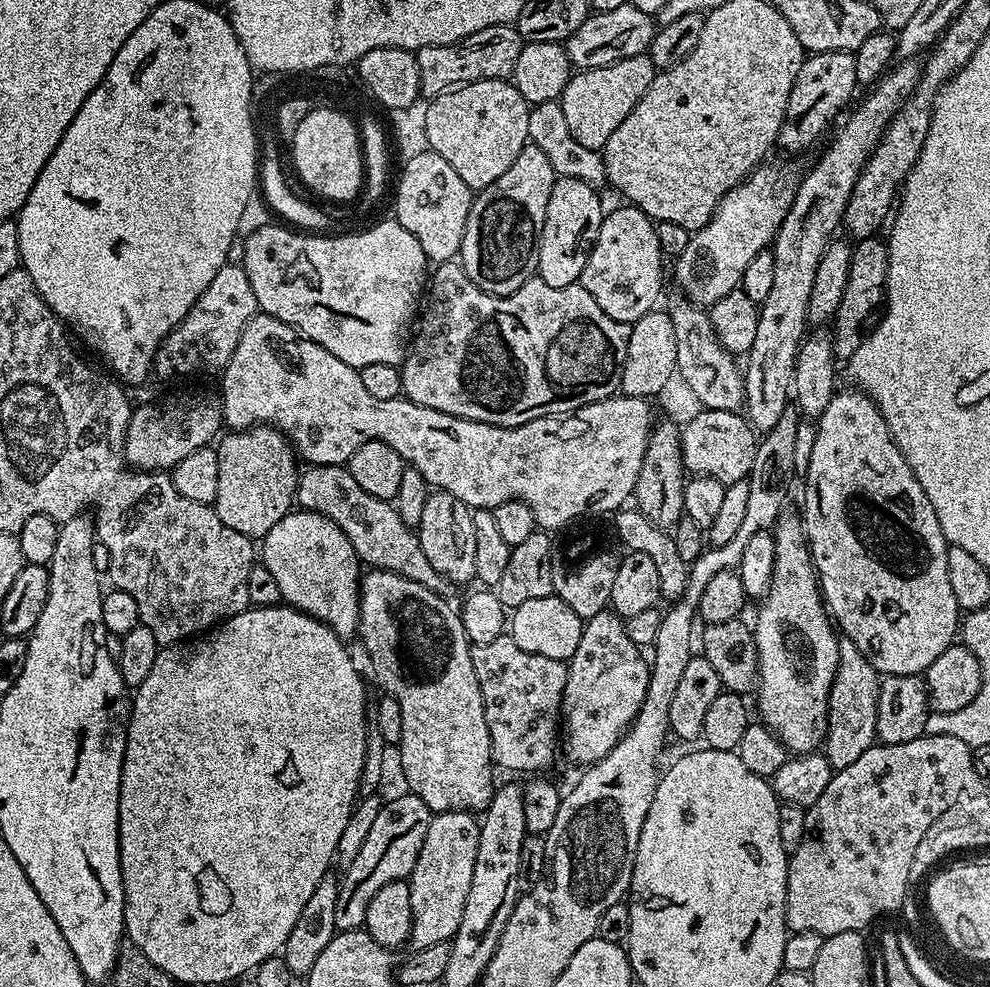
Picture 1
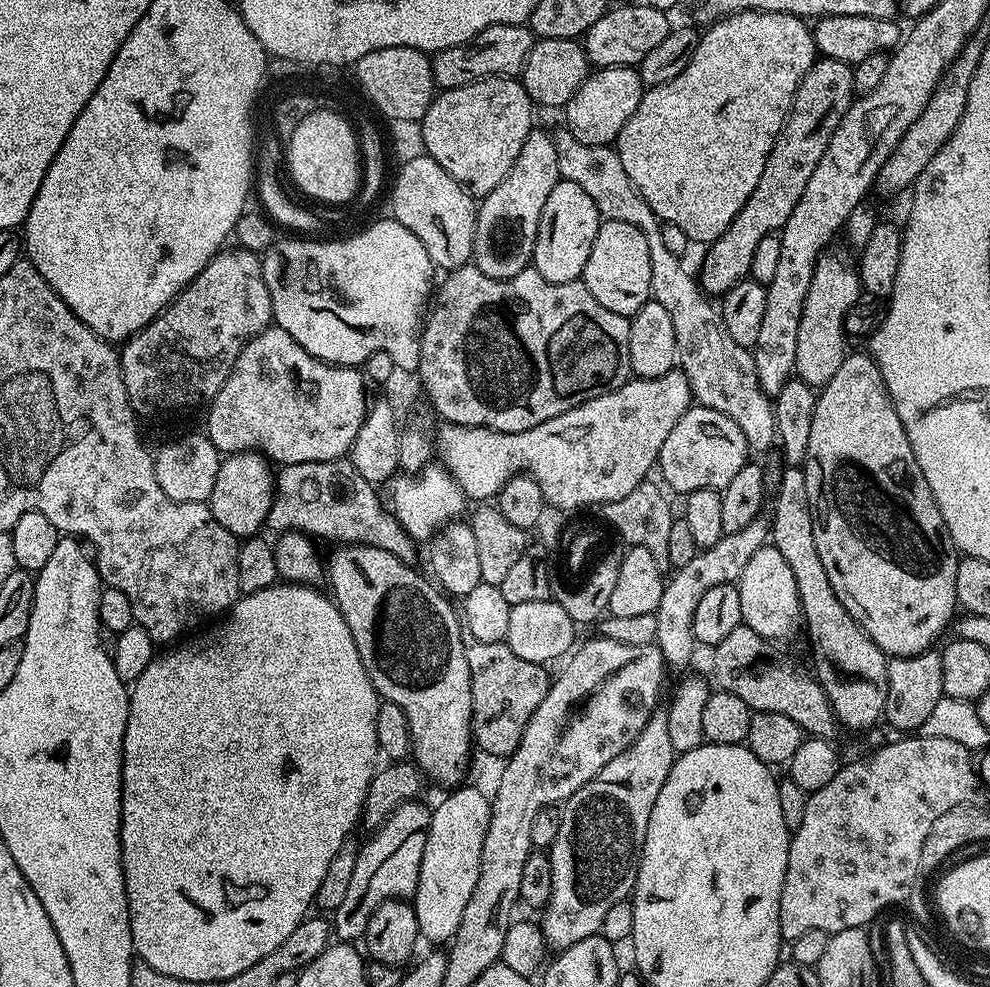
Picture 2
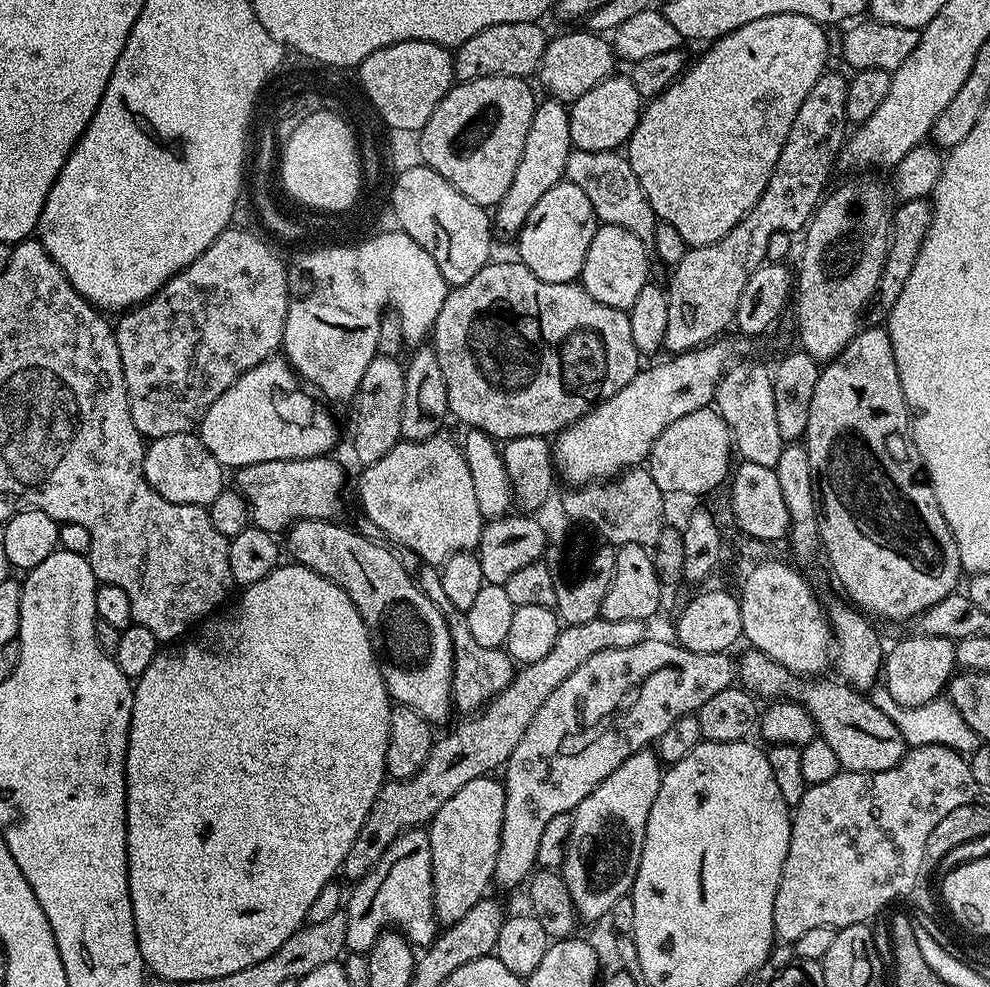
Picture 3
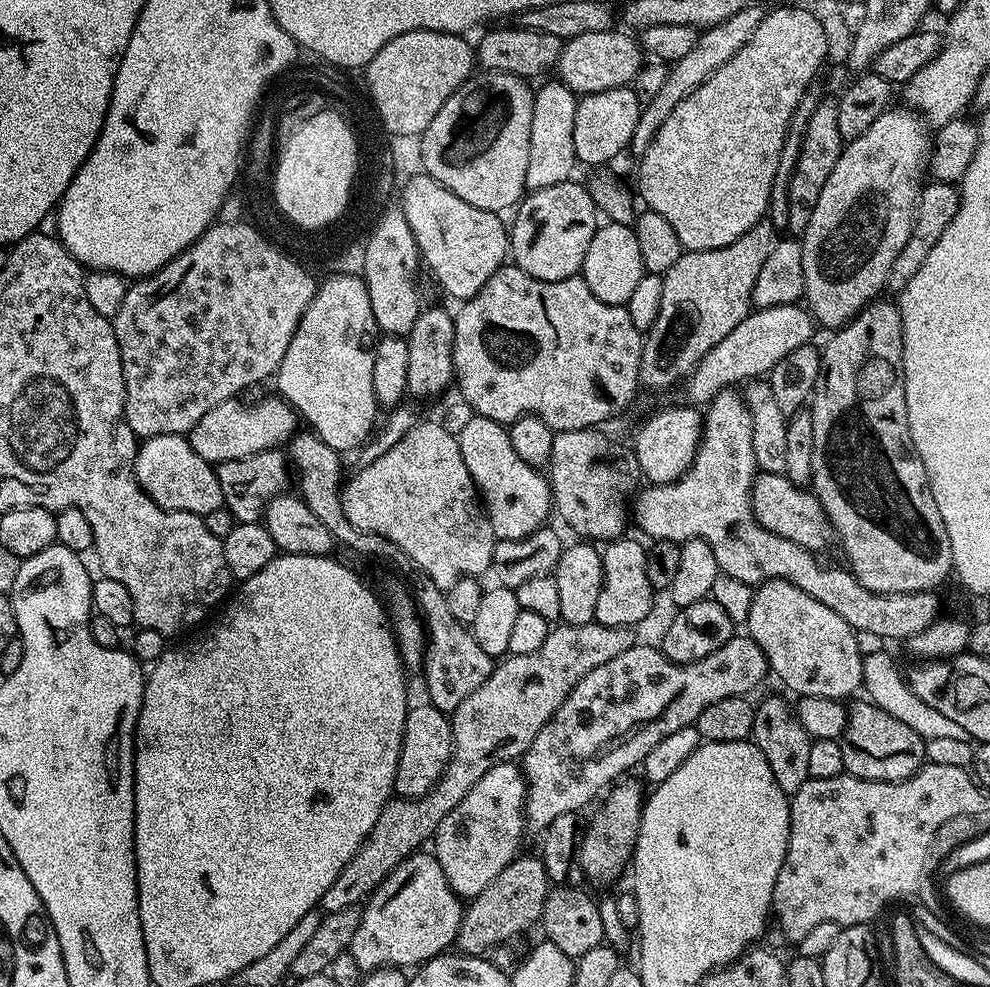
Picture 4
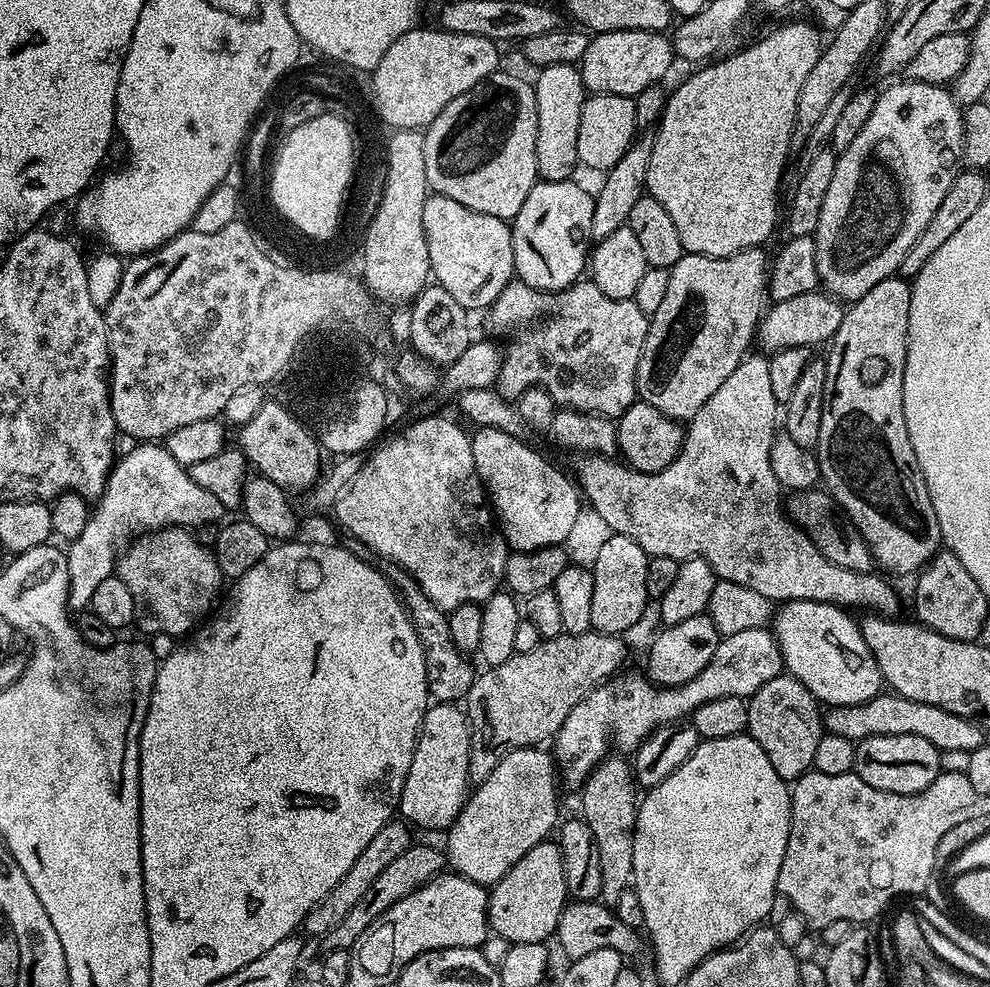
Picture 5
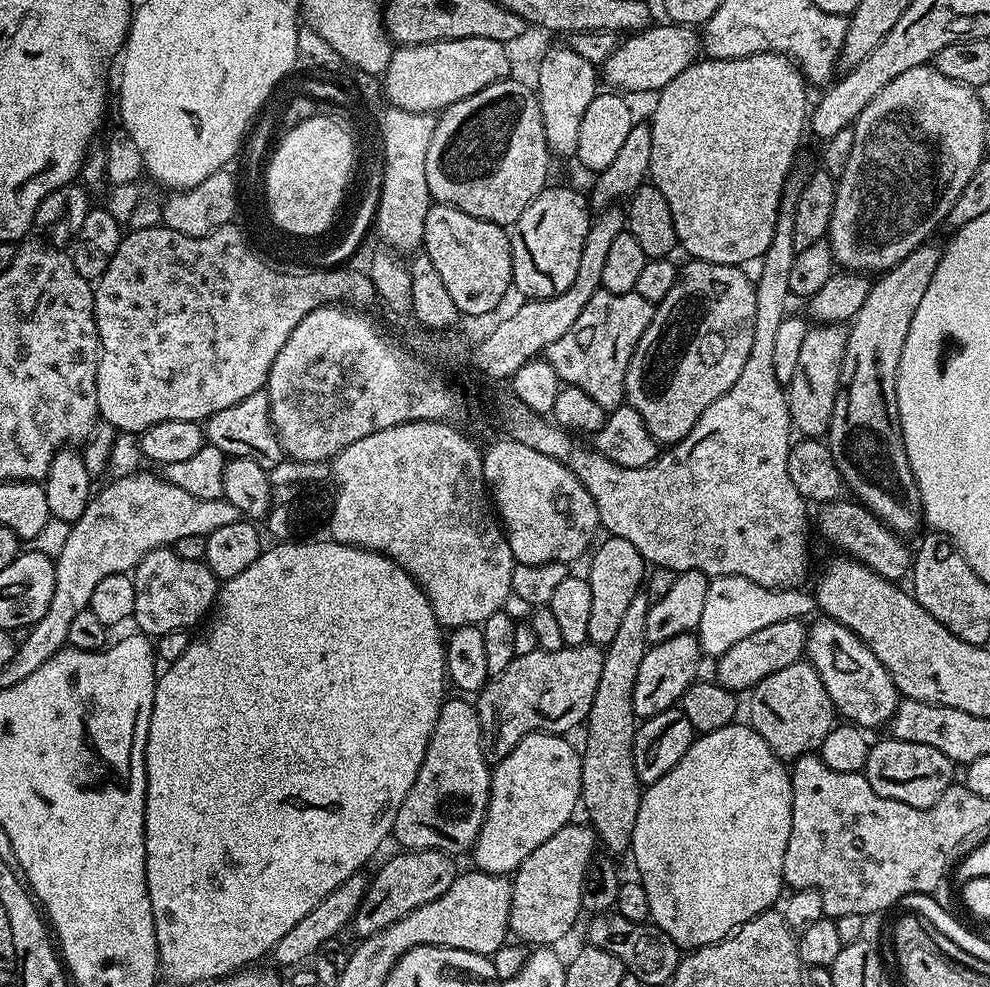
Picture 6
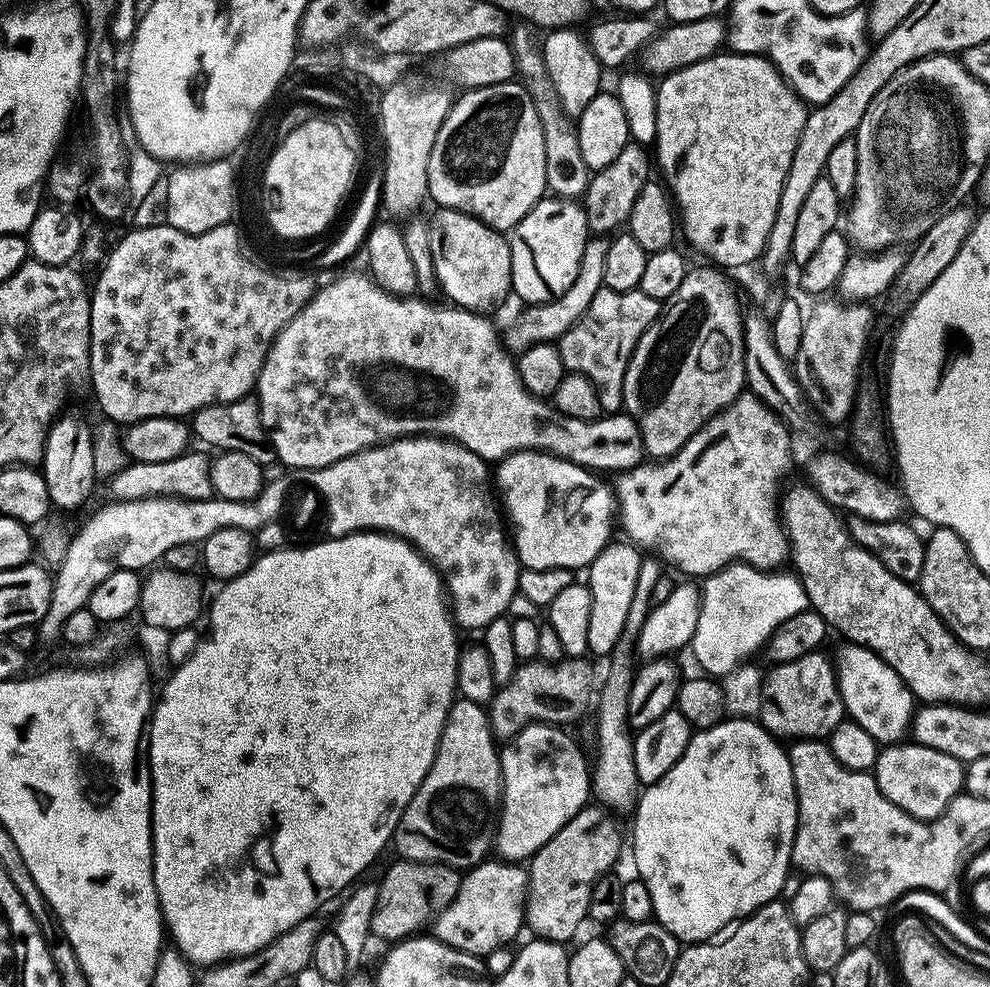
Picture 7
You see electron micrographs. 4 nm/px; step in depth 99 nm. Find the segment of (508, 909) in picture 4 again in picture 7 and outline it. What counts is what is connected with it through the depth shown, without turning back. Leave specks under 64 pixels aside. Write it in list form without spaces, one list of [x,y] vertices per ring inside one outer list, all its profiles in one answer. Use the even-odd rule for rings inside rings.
[[[589,803],[530,858],[526,924],[539,939],[568,942],[580,923],[588,920],[590,894],[596,883],[615,869],[620,847],[626,844],[625,837],[620,837],[619,822],[611,815],[616,817],[607,807]]]

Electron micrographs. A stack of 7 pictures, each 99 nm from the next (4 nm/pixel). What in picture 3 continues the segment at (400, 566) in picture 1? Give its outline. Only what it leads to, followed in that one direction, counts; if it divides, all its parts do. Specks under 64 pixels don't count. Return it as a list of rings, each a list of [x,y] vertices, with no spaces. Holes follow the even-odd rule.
[[[327,455],[301,460],[275,460],[235,469],[234,488],[248,503],[251,527],[280,534],[297,520],[339,517],[340,495],[344,492],[344,468],[332,459],[331,455]]]

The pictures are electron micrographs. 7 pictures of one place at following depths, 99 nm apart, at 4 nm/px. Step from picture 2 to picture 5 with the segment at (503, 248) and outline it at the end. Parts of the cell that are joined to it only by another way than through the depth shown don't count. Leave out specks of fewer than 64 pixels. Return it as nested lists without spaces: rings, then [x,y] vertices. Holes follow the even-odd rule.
[[[555,64],[535,73],[536,109],[538,110],[538,146],[536,147],[536,174],[540,180],[566,180],[578,168],[578,122],[586,89],[580,69],[574,64]]]

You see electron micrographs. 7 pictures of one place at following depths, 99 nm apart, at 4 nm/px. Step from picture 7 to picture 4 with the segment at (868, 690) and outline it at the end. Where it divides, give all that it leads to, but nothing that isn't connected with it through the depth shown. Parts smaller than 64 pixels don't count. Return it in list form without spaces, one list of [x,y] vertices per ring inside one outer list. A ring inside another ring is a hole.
[[[767,580],[753,591],[750,602],[750,614],[746,621],[746,632],[752,641],[762,650],[768,659],[771,675],[777,676],[797,697],[817,696],[843,701],[851,692],[859,693],[864,683],[862,662],[864,652],[858,641],[857,633],[830,610],[830,606],[822,606],[818,598],[810,598],[806,590],[798,590],[785,580]]]

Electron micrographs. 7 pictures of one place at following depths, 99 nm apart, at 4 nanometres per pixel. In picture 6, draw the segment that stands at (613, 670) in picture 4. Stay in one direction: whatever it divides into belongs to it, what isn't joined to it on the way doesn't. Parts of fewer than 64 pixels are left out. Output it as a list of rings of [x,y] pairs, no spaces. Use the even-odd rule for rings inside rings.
[[[803,619],[783,620],[774,622],[770,626],[762,626],[762,630],[754,630],[746,638],[734,642],[726,654],[722,654],[716,661],[715,679],[724,688],[730,688],[740,694],[742,690],[750,690],[762,678],[770,678],[777,670],[798,662],[808,647],[808,624]]]

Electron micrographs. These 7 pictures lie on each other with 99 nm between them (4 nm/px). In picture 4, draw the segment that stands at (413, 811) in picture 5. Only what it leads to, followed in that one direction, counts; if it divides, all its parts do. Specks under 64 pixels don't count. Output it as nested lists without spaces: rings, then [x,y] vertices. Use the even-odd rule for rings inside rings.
[[[427,702],[413,703],[406,714],[402,750],[398,754],[398,774],[394,778],[395,795],[401,800],[416,800],[442,778],[452,757],[452,721],[442,710]]]

